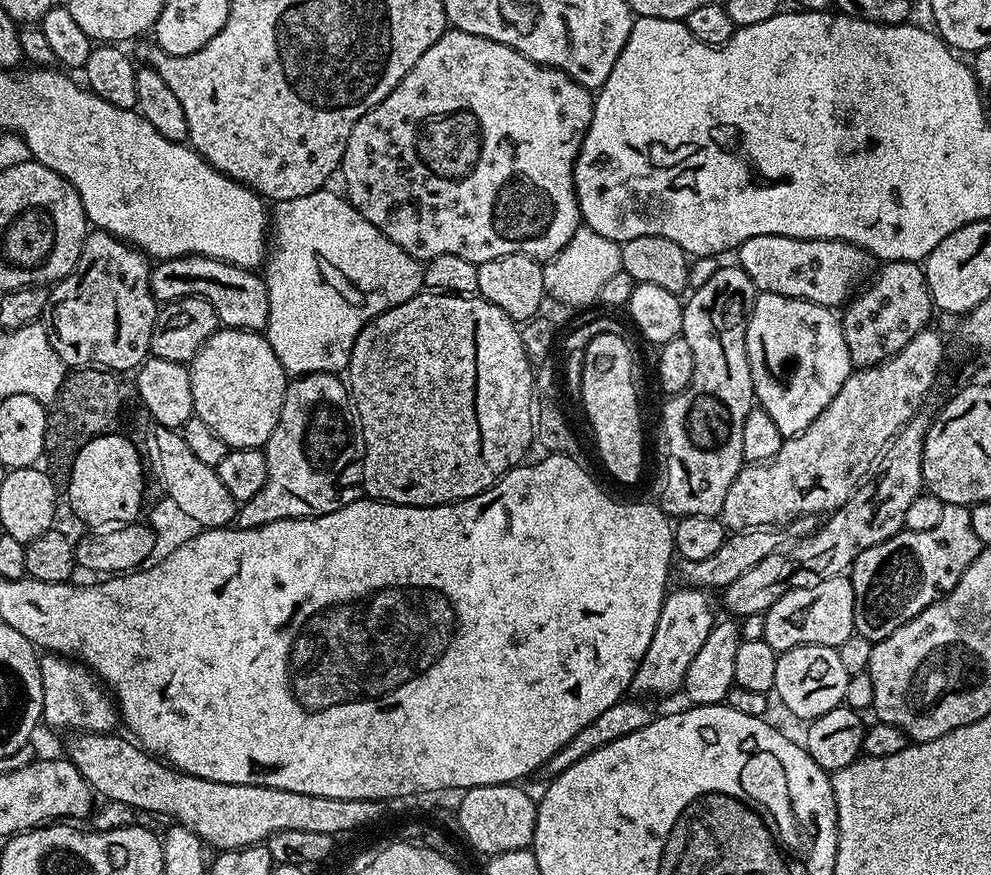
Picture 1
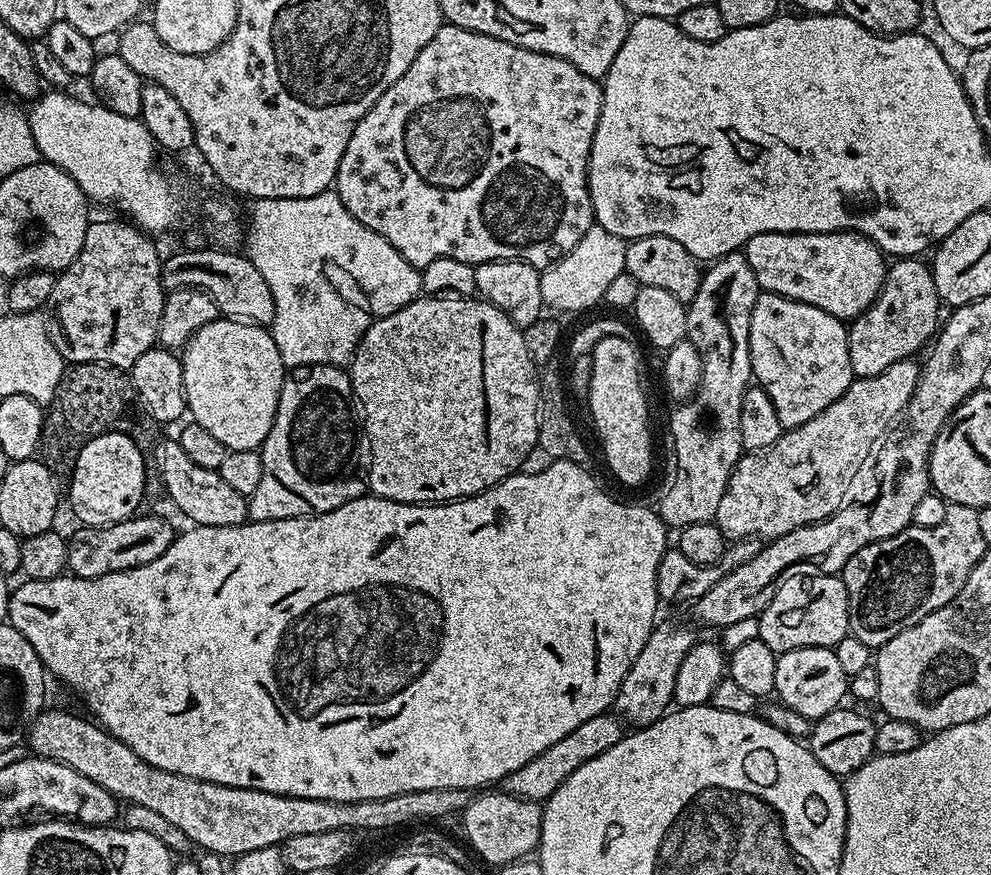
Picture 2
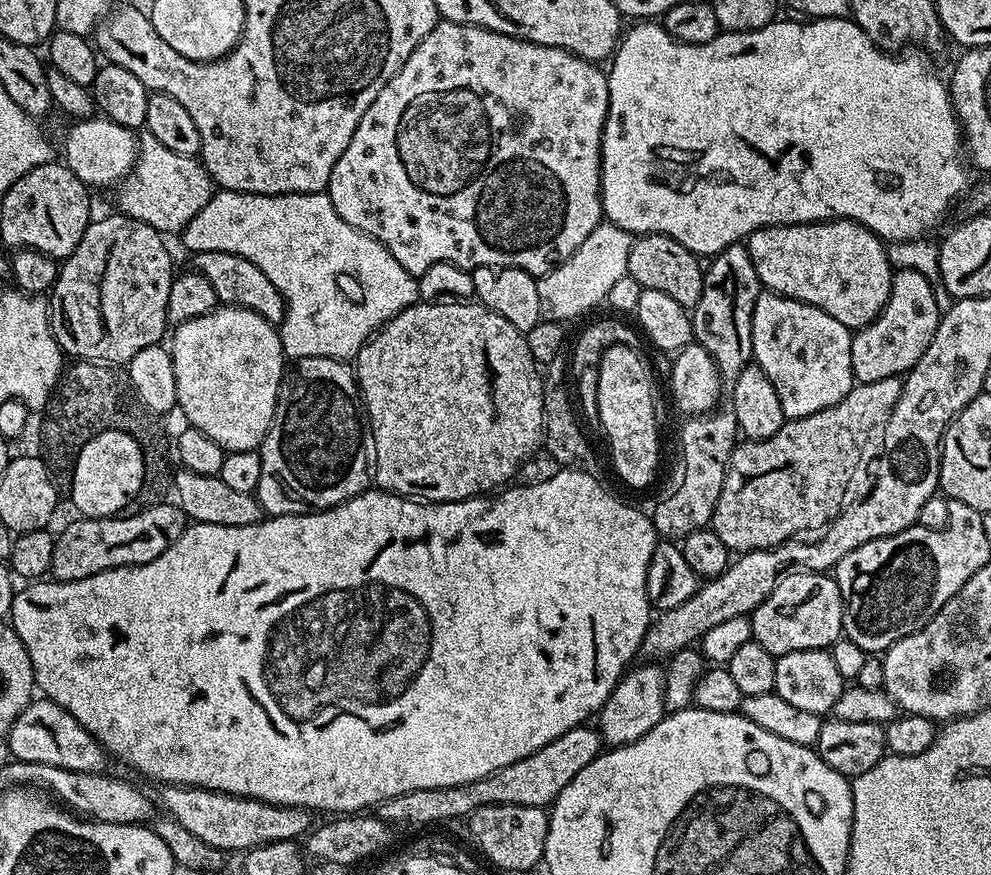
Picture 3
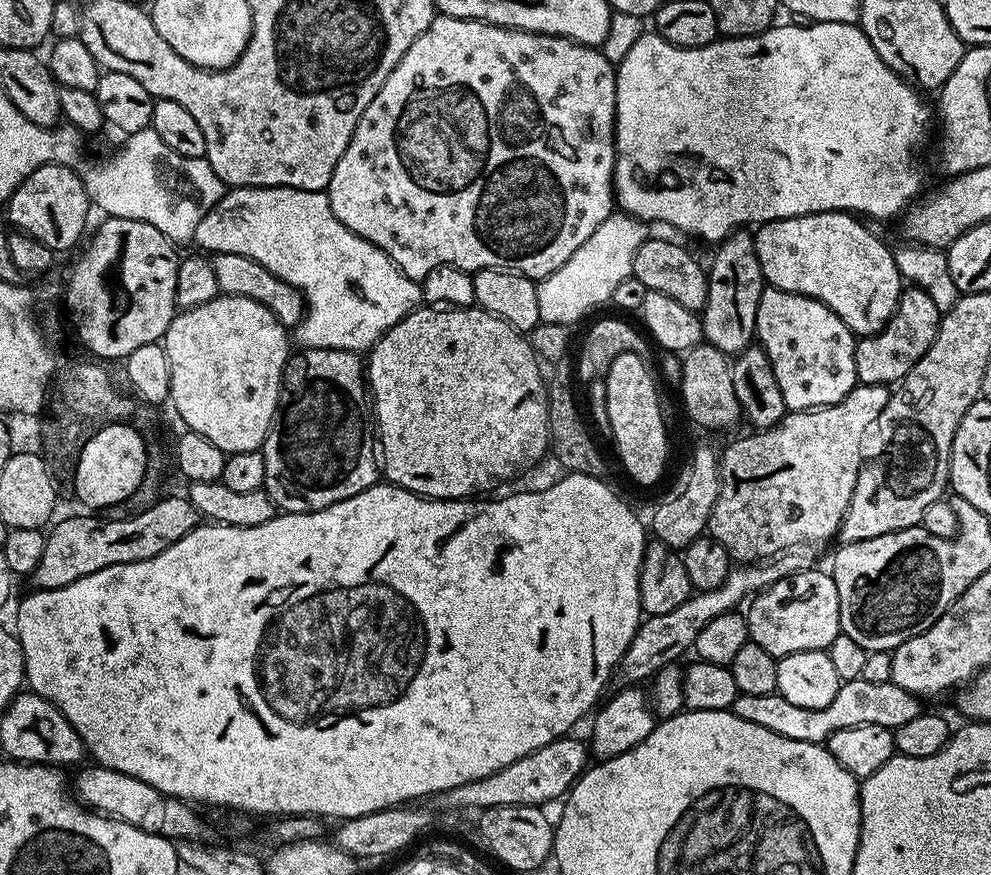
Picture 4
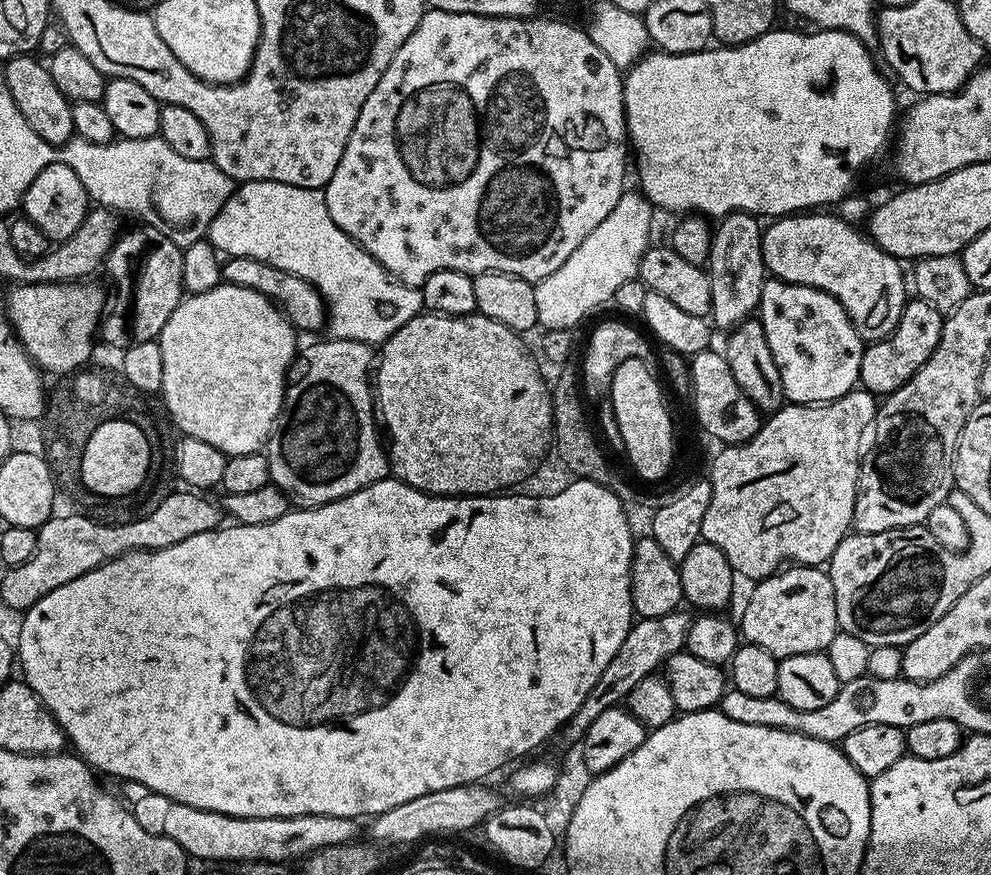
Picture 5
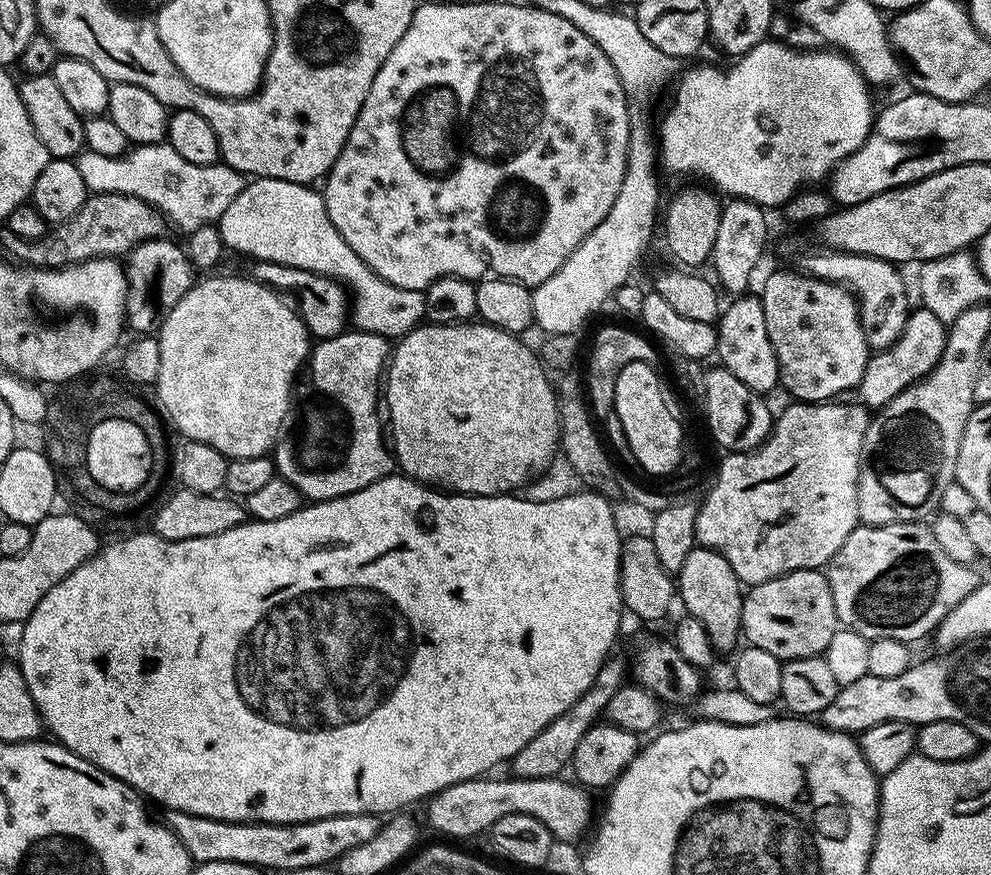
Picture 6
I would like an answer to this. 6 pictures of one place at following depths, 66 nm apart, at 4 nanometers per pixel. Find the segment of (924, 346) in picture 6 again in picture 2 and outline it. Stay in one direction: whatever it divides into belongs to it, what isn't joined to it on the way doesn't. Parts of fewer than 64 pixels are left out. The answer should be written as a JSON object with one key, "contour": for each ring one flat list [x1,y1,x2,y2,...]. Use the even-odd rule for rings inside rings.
{"contour":[[920,258,893,259,887,265,884,285,872,305,847,325,853,377,877,376,890,370,894,362,911,360,924,343,927,345,935,337,942,320,942,301,934,286,932,269,922,261]]}

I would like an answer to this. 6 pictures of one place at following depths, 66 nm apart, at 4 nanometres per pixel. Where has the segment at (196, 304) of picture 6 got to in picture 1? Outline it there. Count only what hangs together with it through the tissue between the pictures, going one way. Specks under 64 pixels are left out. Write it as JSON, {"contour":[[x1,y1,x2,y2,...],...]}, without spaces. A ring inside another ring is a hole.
{"contour":[[219,327,211,338,198,350,198,354,187,365,190,374,190,394,194,394,193,413,228,444,229,449,259,448,268,443,270,434,274,434,274,426,278,426,278,418,282,414,282,402,288,389,289,375,282,362,278,362,278,354,270,346,267,335,251,332,245,328]]}

